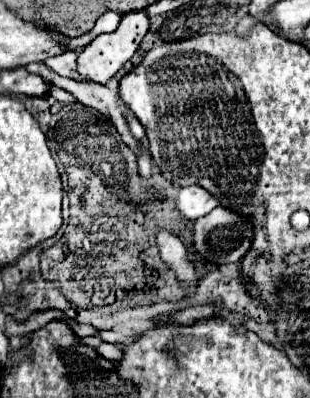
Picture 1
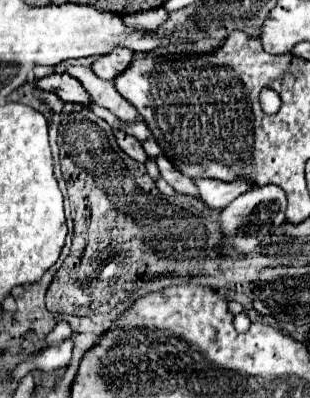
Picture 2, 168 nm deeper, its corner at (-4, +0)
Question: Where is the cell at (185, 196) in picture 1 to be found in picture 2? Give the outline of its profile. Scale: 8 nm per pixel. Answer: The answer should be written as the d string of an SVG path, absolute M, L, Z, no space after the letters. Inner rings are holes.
M197 179L201 201L211 209L227 207L235 197L251 189L255 183L251 179L235 179L233 183L223 183L217 179Z

